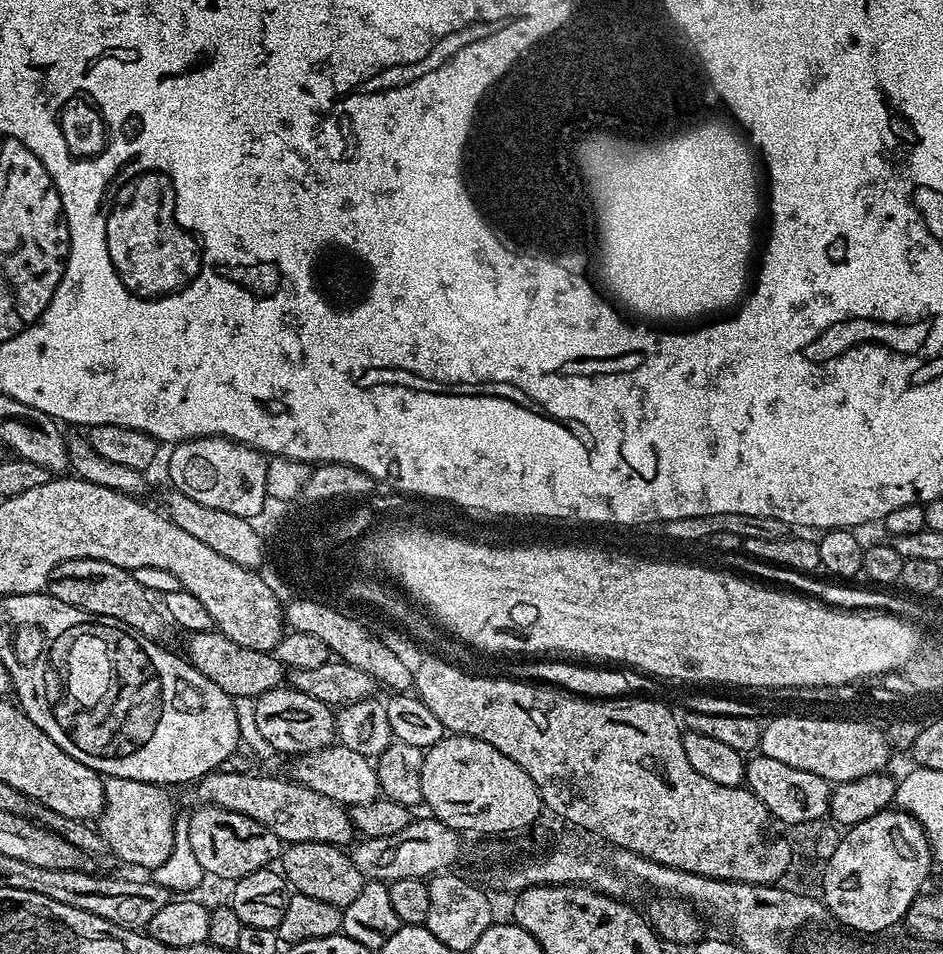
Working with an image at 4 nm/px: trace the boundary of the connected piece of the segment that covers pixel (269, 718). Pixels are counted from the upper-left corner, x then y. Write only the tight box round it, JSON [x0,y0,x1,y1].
[255,686,336,758]

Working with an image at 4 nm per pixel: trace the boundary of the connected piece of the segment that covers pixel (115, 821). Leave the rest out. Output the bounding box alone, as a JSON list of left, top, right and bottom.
[98,777,176,870]

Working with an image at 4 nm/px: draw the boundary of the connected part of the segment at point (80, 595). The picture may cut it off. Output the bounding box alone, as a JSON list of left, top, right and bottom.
[46,558,166,641]

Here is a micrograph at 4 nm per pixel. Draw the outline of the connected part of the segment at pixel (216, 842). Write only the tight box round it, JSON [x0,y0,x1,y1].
[186,805,282,882]

